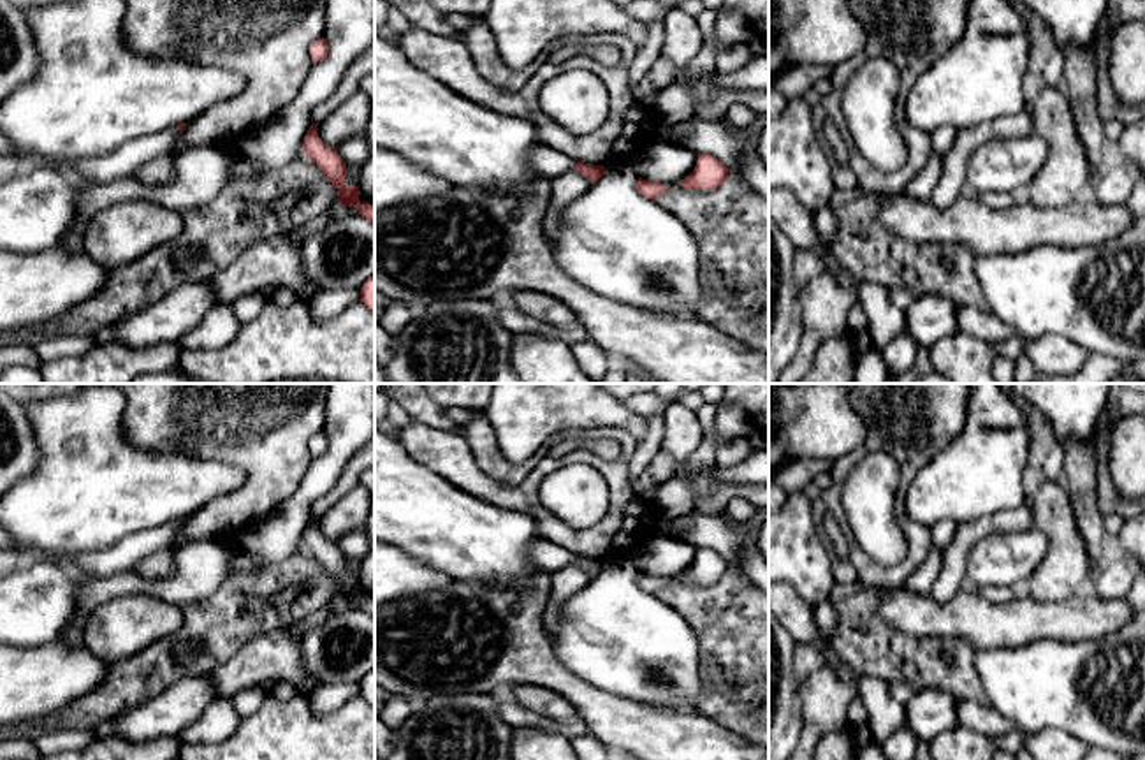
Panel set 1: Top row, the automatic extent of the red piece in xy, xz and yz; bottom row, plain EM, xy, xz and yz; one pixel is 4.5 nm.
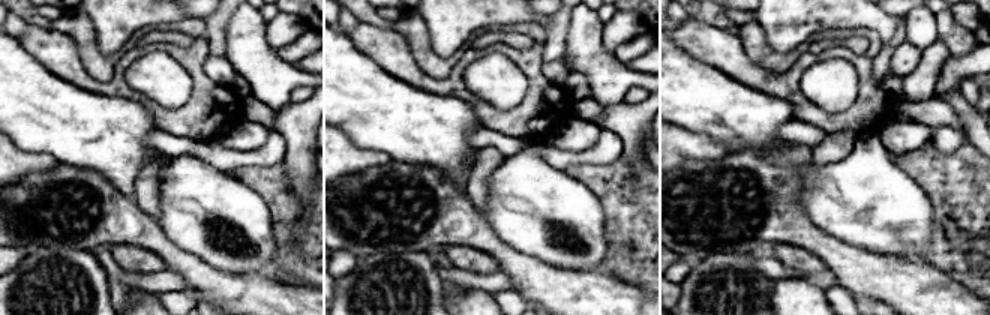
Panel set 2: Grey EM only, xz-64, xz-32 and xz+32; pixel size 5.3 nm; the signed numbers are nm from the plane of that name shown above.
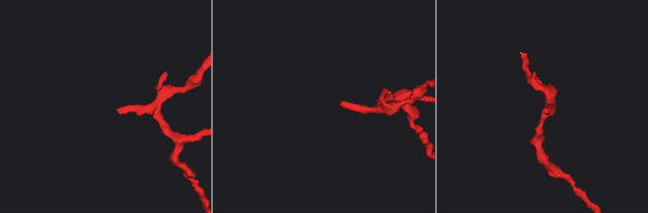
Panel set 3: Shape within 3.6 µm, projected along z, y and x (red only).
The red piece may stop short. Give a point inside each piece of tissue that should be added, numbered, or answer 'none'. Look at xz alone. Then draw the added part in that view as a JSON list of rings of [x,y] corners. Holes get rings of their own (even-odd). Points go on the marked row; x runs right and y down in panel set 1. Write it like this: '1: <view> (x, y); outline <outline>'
1: xz (547, 162); outline [[[536,146],[529,157],[529,165],[542,176],[554,179],[568,171],[573,171],[577,160],[547,146]]]

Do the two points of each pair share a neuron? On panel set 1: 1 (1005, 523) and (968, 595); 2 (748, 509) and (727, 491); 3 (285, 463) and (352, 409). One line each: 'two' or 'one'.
1: two
2: two
3: two

